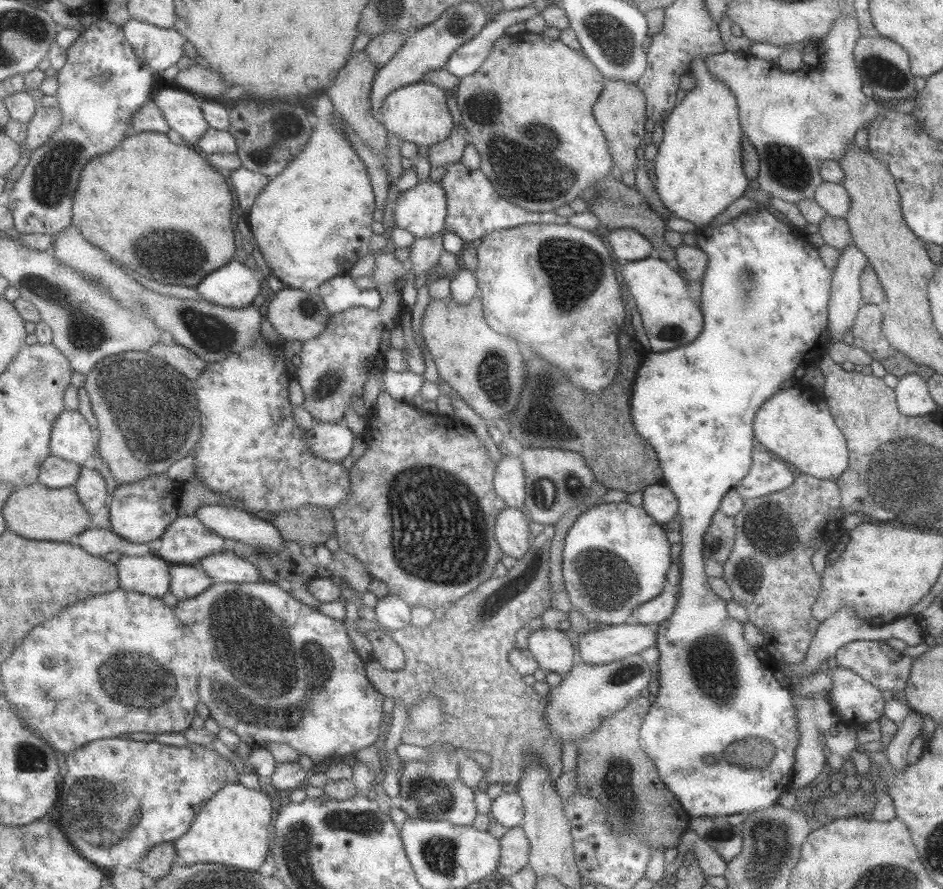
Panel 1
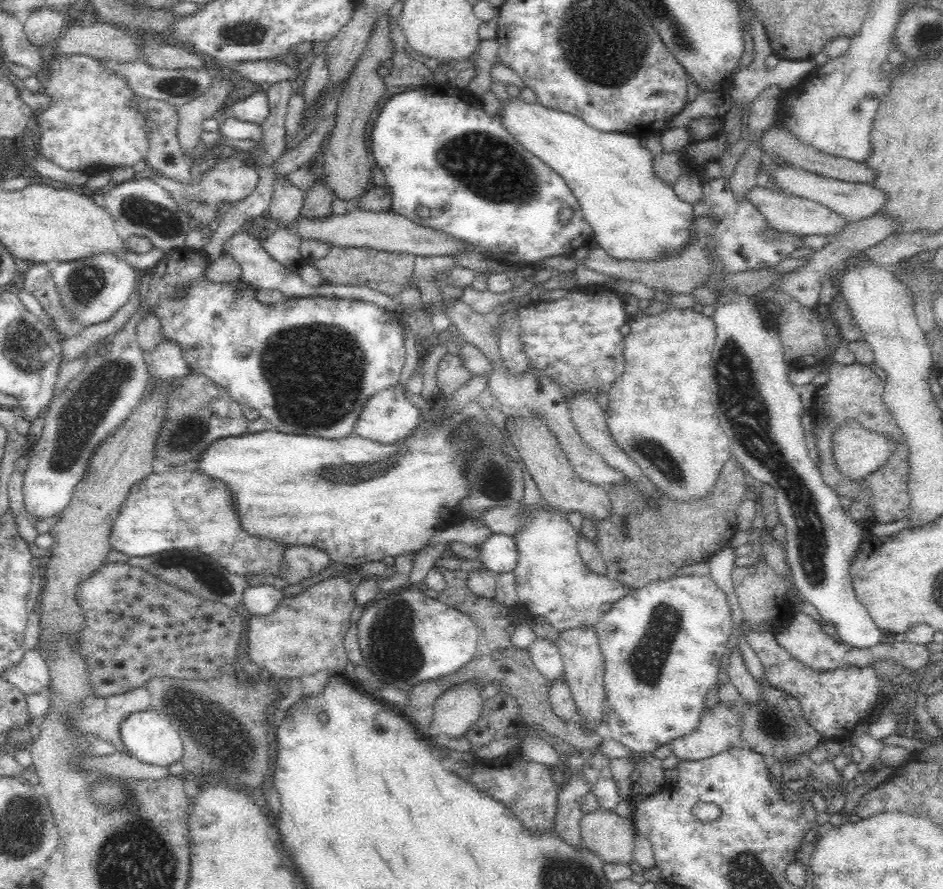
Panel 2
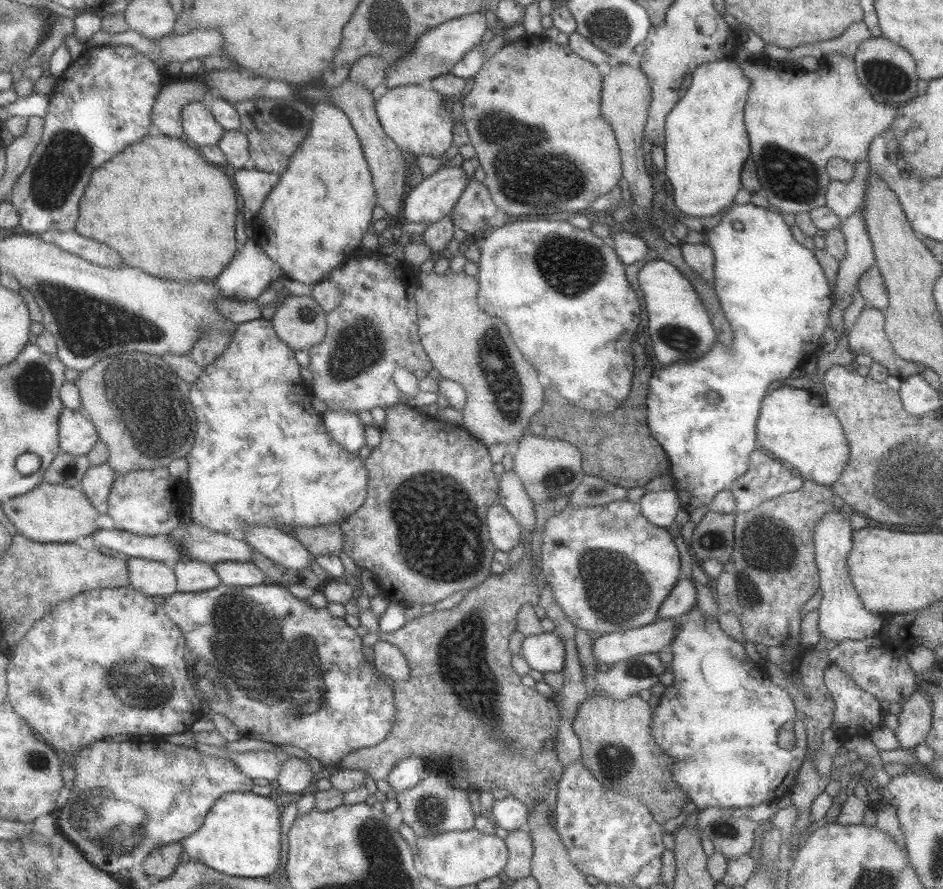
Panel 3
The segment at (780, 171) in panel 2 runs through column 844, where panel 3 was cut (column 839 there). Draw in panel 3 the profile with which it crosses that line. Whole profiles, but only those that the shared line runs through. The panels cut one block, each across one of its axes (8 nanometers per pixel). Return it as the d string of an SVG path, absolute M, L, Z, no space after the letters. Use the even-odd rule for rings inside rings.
M867 158L856 162L855 165L857 166L856 172L850 182L831 181L825 192L825 206L839 216L842 222L862 207L866 192L866 179L871 173L871 166Z

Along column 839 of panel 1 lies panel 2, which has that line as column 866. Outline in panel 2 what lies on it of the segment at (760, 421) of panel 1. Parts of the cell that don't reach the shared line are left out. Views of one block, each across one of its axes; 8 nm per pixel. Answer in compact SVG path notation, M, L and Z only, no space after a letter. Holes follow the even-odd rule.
M849 418L842 421L832 433L831 451L838 472L850 480L864 480L868 474L882 468L892 452L896 450L896 441L884 433L870 431L858 419Z

